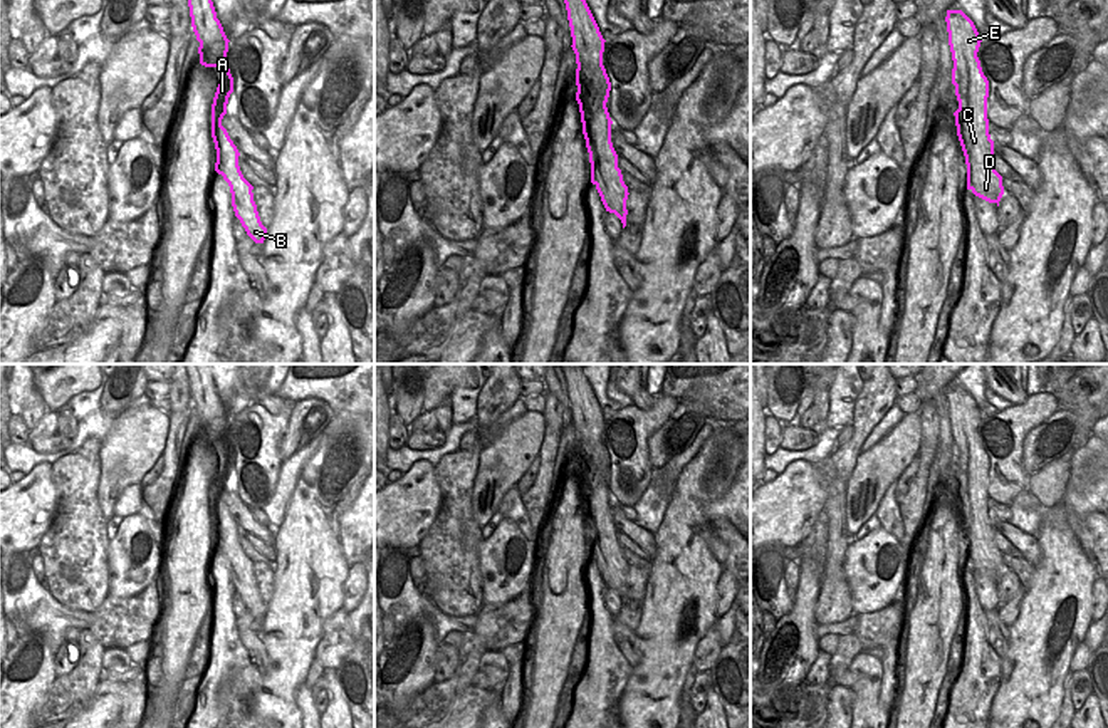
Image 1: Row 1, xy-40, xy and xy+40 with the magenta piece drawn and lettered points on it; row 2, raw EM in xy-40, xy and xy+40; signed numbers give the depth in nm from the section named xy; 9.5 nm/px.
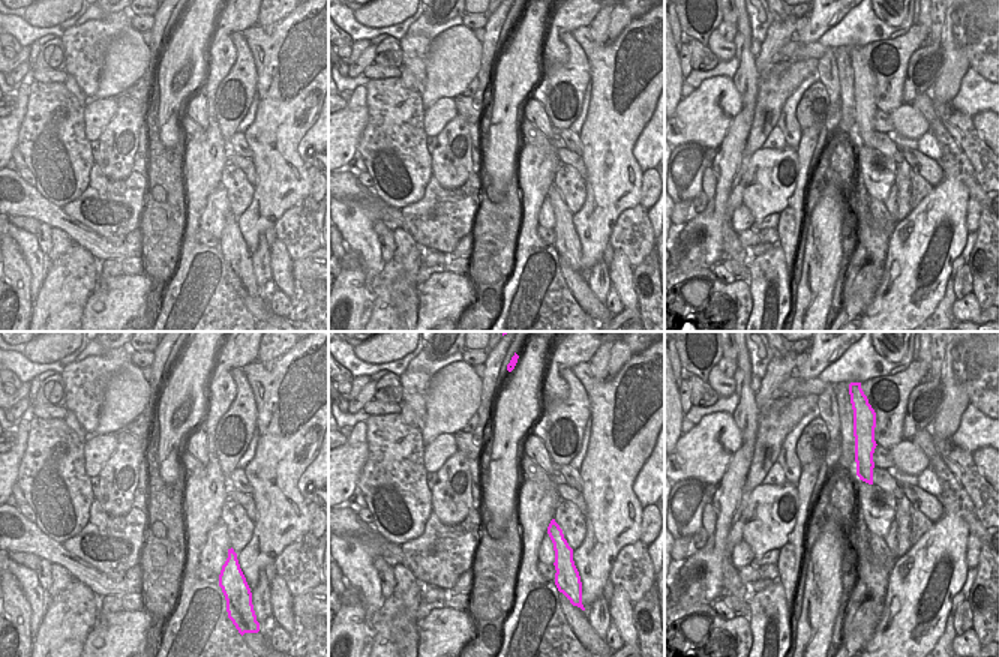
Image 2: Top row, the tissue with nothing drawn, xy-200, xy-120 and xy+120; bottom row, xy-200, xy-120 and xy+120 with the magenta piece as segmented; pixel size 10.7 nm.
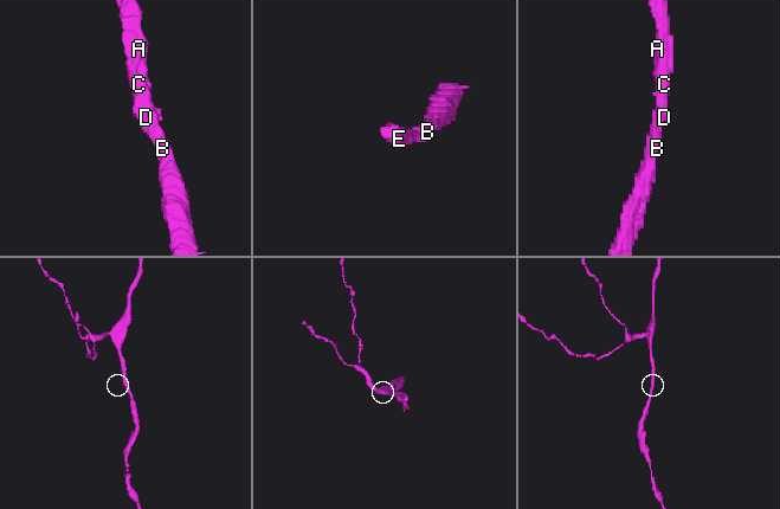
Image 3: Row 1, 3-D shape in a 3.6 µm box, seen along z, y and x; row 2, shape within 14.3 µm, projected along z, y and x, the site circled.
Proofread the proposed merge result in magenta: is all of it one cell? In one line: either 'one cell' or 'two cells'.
one cell

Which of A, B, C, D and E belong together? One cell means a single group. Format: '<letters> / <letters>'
A B C D E

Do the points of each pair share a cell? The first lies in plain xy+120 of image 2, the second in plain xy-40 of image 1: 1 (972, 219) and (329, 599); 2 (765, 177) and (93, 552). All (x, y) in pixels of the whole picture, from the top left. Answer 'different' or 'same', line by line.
1: different
2: different

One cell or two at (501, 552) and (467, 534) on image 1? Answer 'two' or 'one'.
two

